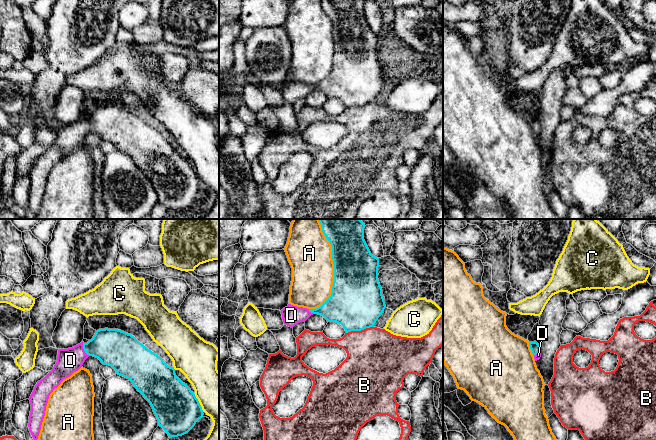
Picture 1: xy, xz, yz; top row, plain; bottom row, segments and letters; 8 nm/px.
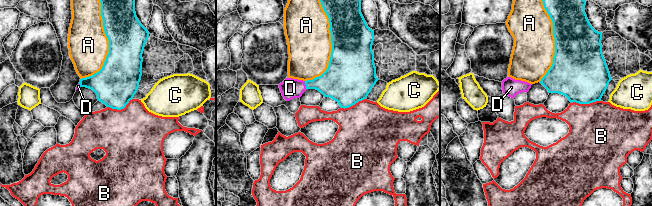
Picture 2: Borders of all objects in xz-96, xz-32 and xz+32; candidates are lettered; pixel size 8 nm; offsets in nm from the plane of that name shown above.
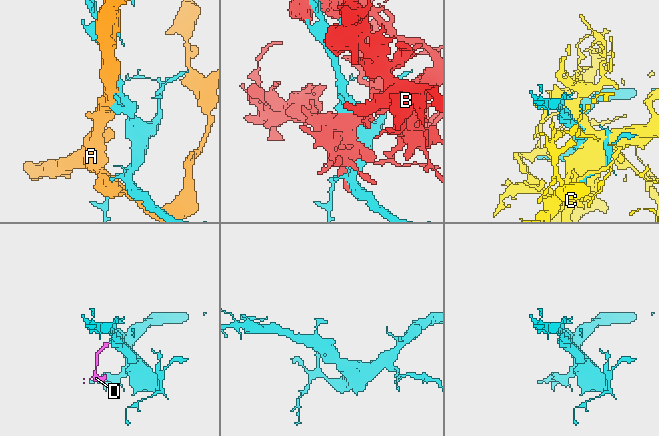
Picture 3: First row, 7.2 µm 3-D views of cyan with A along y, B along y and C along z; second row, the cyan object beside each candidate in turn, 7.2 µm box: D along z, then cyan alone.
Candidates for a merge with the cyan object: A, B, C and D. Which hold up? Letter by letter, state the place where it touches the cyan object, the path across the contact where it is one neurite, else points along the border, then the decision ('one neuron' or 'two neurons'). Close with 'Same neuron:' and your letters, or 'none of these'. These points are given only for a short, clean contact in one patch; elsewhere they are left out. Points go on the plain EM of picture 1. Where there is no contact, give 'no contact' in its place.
A: xz (334, 46) | two neurons
B: xz (359, 106) | two neurons
C: xy (198, 178) | two neurons
D: xy (83, 124) | across xy (113, 123), (83, 124), (70, 136) | one neuron
Same neuron: D

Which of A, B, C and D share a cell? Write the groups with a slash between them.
A / B / C / D

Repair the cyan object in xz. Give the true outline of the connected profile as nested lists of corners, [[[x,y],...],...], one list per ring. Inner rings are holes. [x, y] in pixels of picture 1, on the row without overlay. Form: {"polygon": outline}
{"polygon": [[[321,0],[322,8],[332,22],[334,58],[331,72],[318,84],[307,85],[288,80],[281,86],[285,101],[293,104],[311,91],[323,92],[327,98],[341,100],[346,109],[374,103],[386,84],[378,55],[379,34],[373,32],[364,16],[365,0]]]}

